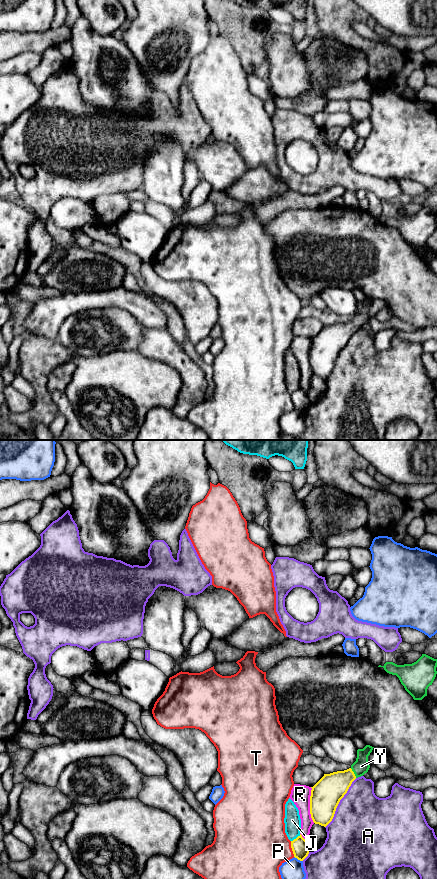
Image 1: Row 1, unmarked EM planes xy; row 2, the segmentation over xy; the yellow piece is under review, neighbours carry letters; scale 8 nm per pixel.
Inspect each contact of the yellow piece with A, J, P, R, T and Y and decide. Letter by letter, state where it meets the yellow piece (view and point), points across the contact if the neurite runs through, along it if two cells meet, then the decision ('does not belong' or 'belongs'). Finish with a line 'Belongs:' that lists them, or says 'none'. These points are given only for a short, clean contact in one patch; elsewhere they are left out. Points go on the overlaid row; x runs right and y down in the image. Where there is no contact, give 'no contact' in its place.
A: xy (338, 803) | does not belong
J: xy (296, 838) | does not belong
P: xy (298, 859) | does not belong
R: xy (310, 805) | does not belong
T: xy (292, 849) | does not belong
Y: xy (353, 773) | across xy (330, 789), (353, 773), (361, 766) | belongs
Belongs: Y

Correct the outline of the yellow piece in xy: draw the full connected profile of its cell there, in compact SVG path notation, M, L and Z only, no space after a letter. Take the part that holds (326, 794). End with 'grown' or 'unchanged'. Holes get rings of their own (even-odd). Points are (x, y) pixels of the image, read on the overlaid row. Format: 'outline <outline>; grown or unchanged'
outline M366 745L357 750L356 761L344 771L324 776L311 787L310 814L313 822L326 827L333 819L340 800L347 793L352 782L368 772L368 756L374 747Z; grown

